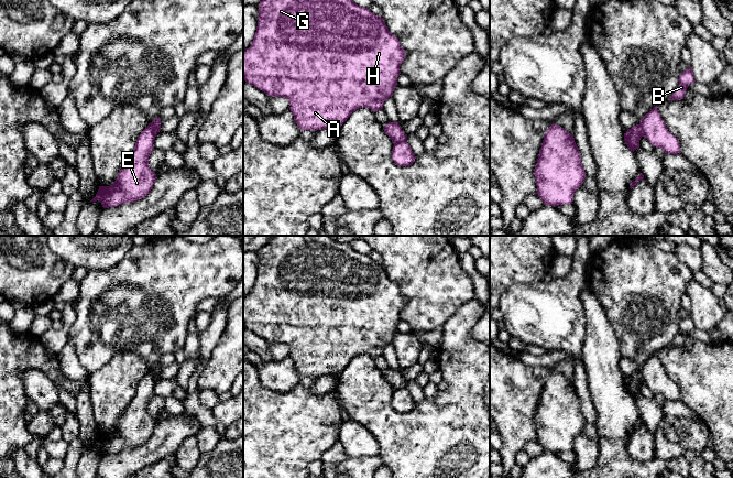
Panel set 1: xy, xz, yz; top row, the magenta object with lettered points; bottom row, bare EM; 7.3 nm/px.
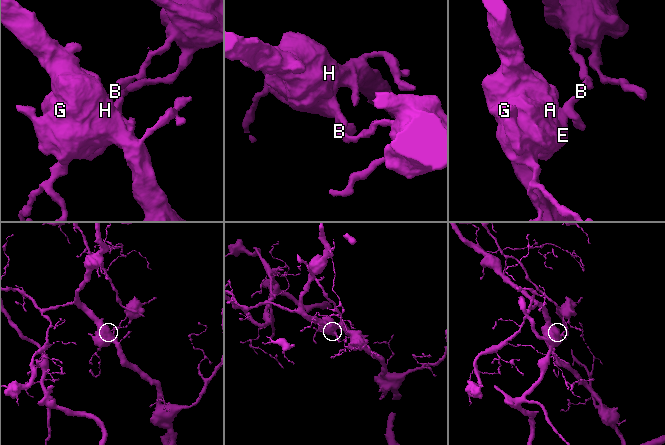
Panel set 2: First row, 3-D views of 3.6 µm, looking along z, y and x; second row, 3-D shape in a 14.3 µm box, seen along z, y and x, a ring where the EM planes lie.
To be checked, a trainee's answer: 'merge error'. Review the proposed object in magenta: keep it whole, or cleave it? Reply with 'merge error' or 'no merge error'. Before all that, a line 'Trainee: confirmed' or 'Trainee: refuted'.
Trainee: confirmed
merge error

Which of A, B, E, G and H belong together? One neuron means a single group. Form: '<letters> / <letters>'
A E G H / B

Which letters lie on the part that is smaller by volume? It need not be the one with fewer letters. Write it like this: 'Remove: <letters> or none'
Remove: B

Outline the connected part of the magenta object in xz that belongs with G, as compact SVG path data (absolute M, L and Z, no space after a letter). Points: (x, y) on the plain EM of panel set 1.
M272 236L259 250L256 279L251 293L243 298L243 326L267 343L287 345L289 357L300 377L339 376L359 355L369 355L374 359L383 356L384 348L393 343L397 333L400 314L405 304L405 296L401 293L398 285L389 278L384 267L368 254L358 252L349 243L336 241L329 236Z

